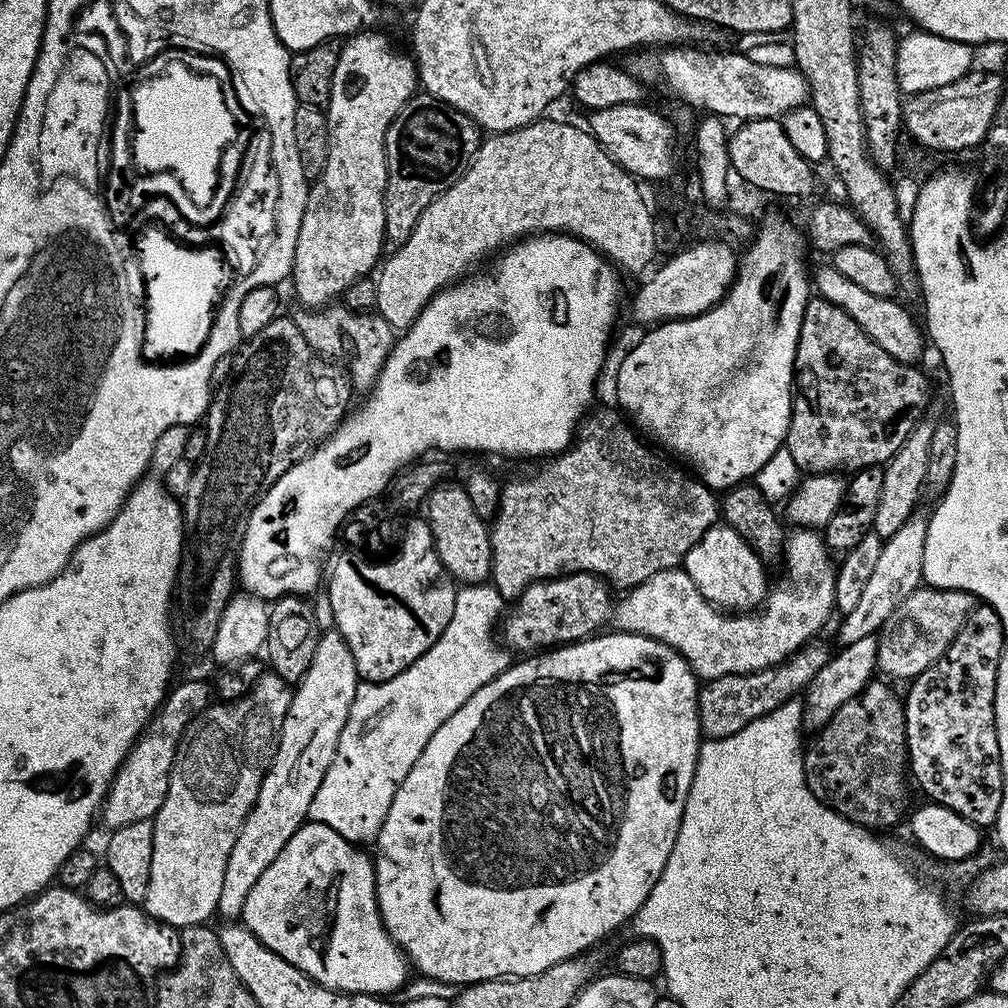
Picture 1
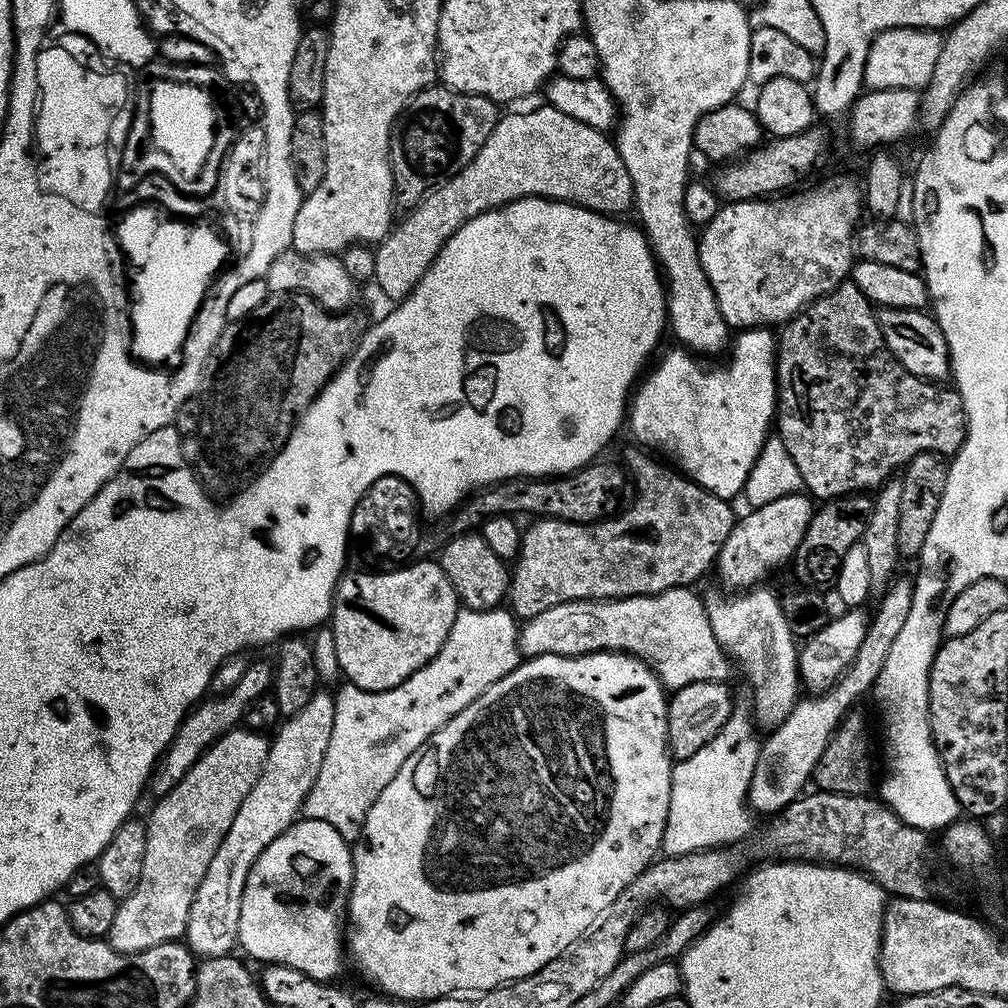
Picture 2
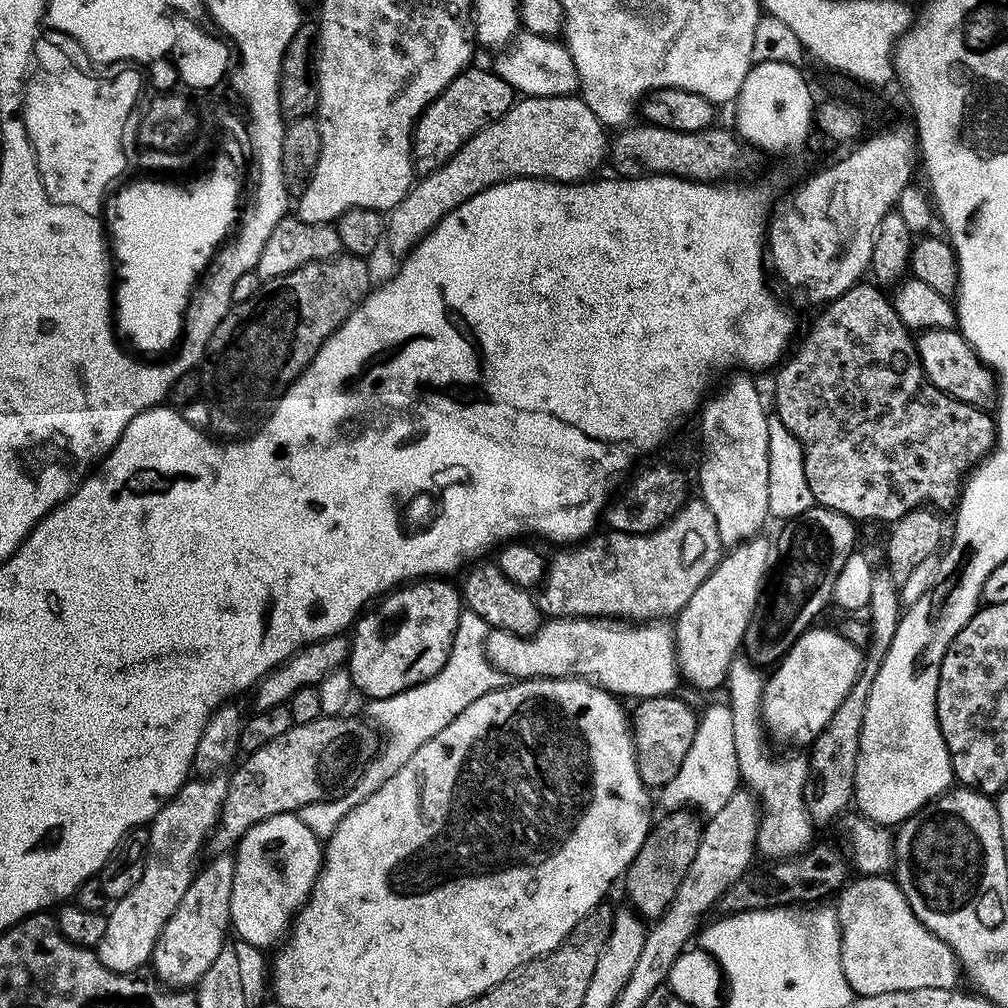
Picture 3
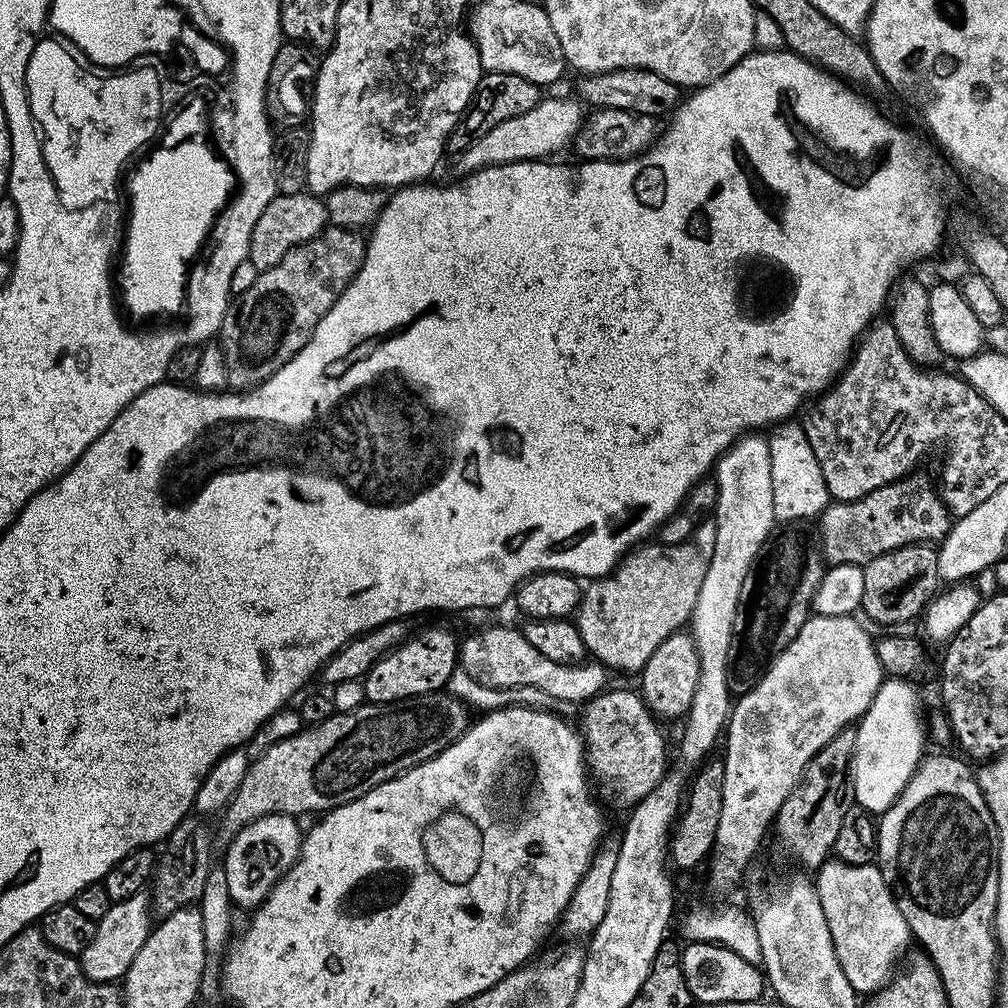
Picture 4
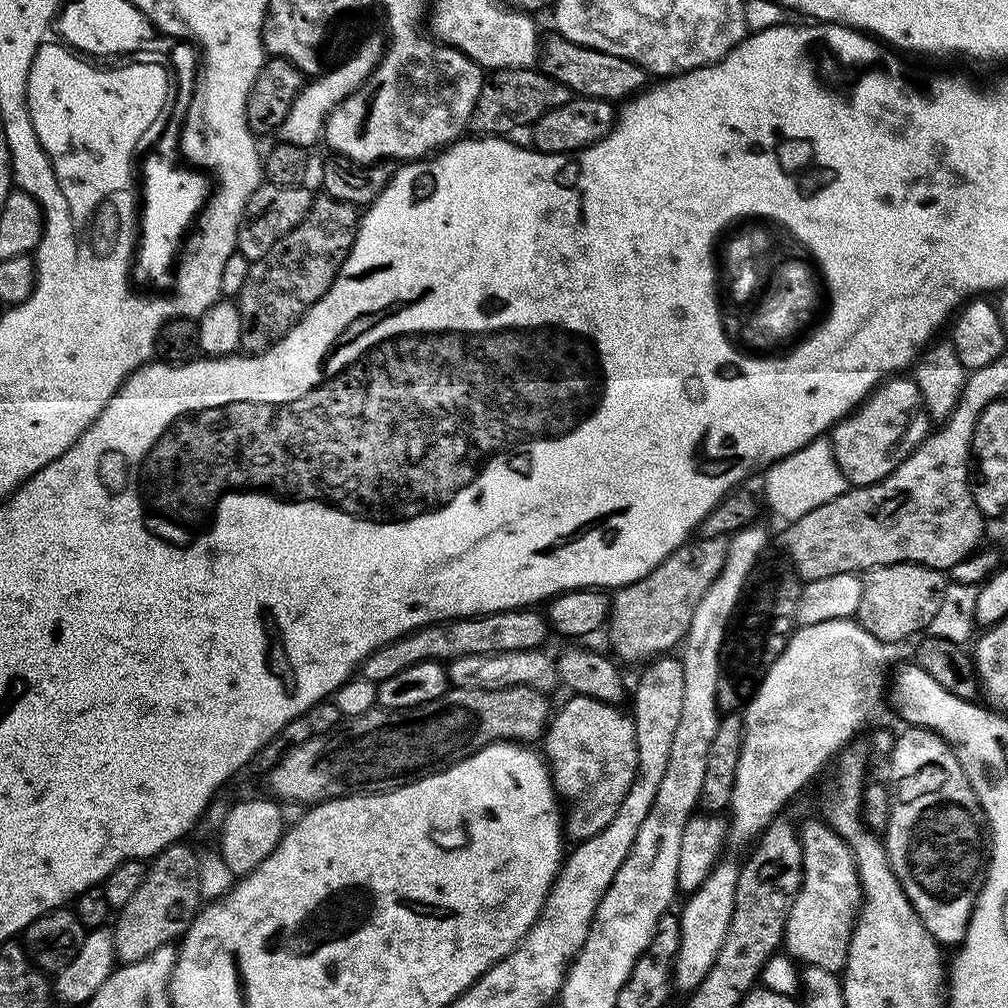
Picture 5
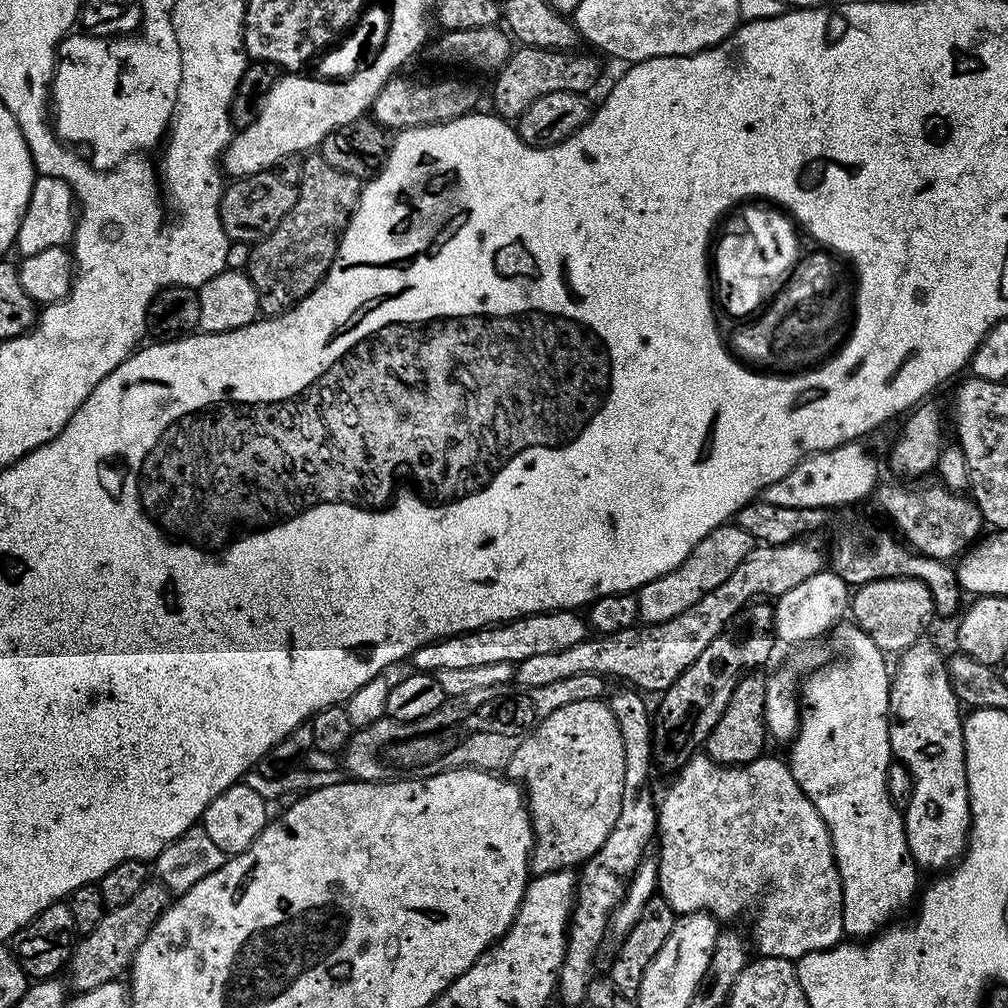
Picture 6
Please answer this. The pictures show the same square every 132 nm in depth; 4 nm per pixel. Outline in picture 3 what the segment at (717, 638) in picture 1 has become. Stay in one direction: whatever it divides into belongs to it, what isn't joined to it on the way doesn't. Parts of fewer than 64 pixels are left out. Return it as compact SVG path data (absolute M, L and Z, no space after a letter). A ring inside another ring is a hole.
M573 616L571 618L548 618L540 625L539 632L535 636L515 636L501 628L494 628L489 631L486 642L484 643L486 650L486 658L491 662L495 668L500 672L505 672L510 678L516 680L537 680L540 676L542 678L566 678L571 676L573 678L594 678L595 683L599 687L605 688L606 691L611 692L617 698L625 698L624 696L636 696L637 701L649 700L655 696L666 696L677 691L676 683L681 683L682 677L680 669L676 667L676 638L674 635L674 628L671 623L665 622L663 619L650 620L647 622L632 623L618 620L615 618L585 618L582 616Z

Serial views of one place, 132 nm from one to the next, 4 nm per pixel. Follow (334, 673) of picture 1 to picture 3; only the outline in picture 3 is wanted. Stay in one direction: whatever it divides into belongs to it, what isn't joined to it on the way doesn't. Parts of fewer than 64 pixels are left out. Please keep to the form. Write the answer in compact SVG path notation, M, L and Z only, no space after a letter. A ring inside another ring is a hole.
M216 854L208 865L193 876L178 910L166 922L162 934L152 951L150 968L166 986L184 990L195 985L206 973L218 952L226 945L224 932L230 924L230 894L234 890L235 859L228 854Z

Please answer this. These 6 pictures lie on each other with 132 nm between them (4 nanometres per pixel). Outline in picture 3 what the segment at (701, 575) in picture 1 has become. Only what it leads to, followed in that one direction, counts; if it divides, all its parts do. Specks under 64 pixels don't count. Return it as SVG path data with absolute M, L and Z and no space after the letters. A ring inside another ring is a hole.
M747 658L733 659L728 667L726 704L732 710L734 750L741 781L758 797L760 823L756 826L756 852L775 862L807 852L814 840L814 825L804 801L804 787L808 781L807 755L779 760L768 749L770 740L760 715L766 680L763 675L760 677L760 672L761 669Z

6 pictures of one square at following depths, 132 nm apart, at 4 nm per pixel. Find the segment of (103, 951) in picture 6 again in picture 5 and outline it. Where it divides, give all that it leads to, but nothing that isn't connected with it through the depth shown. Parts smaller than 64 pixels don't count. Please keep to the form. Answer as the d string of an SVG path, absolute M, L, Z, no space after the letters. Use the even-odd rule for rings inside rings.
M177 842L162 849L157 856L151 857L146 878L142 878L142 886L138 886L130 902L126 902L126 906L115 913L116 928L113 927L111 933L117 961L120 964L138 962L146 958L146 954L154 954L158 946L172 944L177 938L183 937L201 907L198 852L188 842Z

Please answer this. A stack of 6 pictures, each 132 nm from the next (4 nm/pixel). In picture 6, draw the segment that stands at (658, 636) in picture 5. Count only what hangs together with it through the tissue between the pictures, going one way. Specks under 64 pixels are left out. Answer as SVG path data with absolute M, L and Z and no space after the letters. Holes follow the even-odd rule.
M725 522L710 530L710 534L706 534L706 538L702 538L702 542L698 542L694 550L690 550L682 566L670 570L670 574L662 574L646 582L635 593L640 607L640 620L657 624L682 614L682 610L694 606L698 598L710 594L714 586L722 586L722 582L726 582L726 578L730 578L730 574L738 570L738 566L744 561L746 554L750 554L753 547L754 539L751 533L740 528L735 522Z

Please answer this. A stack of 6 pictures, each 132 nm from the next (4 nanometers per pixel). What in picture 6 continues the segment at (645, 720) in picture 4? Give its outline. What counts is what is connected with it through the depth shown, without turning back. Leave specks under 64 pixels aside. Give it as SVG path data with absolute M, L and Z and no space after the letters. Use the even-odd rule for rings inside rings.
M603 699L587 700L586 702L570 702L570 706L562 706L562 710L554 710L550 718L546 718L536 729L530 733L514 750L506 769L507 779L515 782L522 789L526 797L526 807L532 821L532 855L530 857L530 868L537 876L547 872L558 872L561 870L572 870L583 865L588 857L593 856L606 842L610 830L614 827L614 821L618 819L618 810L622 810L622 790L626 778L626 753L622 750L622 733L618 730L618 722L614 722L614 714L608 708Z

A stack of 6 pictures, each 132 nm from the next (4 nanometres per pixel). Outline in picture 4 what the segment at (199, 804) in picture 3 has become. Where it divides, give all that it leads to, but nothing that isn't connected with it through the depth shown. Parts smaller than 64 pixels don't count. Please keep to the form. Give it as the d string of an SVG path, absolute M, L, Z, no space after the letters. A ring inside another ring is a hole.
M147 891L134 894L134 898L115 901L112 908L106 910L104 917L96 921L94 938L90 938L90 946L86 946L86 950L82 950L78 957L80 969L86 974L86 978L103 984L123 981L138 950L142 950L148 933L154 927L153 916Z

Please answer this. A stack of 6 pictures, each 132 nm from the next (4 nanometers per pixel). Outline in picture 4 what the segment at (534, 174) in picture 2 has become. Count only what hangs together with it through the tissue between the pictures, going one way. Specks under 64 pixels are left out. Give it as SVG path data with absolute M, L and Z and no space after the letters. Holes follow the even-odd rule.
M552 96L549 100L548 97L542 98L534 110L526 110L526 114L518 114L518 118L506 118L506 122L498 122L494 130L482 134L482 138L475 140L465 152L455 157L457 170L460 174L467 174L499 164L552 158L555 152L562 151L567 144L569 147L575 141L580 125L586 119L585 109L573 100L563 100L560 96Z

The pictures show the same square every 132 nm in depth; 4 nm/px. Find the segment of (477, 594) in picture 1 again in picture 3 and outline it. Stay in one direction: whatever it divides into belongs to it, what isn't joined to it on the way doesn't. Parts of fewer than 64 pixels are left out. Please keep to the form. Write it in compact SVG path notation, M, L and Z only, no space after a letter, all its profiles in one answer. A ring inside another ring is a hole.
M467 610L461 611L450 658L446 658L446 666L442 666L442 670L434 674L434 678L410 690L402 690L390 698L369 699L365 703L368 705L365 706L364 712L368 715L369 722L384 735L386 740L384 749L377 754L376 760L370 761L365 766L364 773L361 776L359 773L351 787L343 794L325 800L322 804L302 806L298 813L302 826L308 827L312 833L321 838L333 836L336 827L340 825L342 818L346 818L351 808L361 804L370 794L374 794L374 790L378 790L382 782L390 779L411 758L414 750L418 750L418 746L430 742L434 734L450 726L450 722L454 722L454 718L458 718L458 714L462 714L462 710L466 710L470 702L482 698L482 694L490 694L510 683L510 677L505 672L498 671L486 658L484 643L489 631L488 623L478 618L478 614Z

